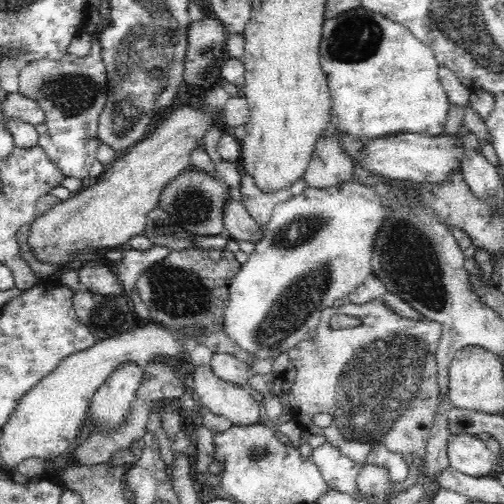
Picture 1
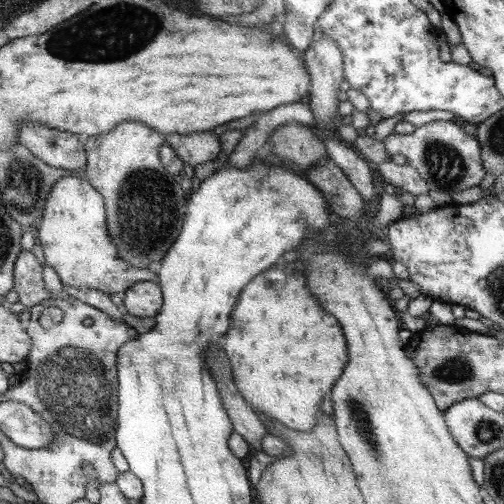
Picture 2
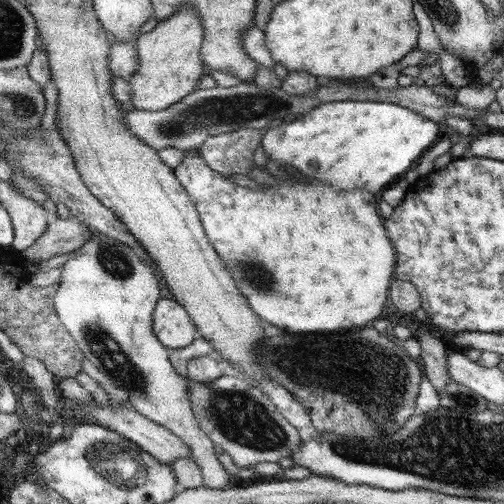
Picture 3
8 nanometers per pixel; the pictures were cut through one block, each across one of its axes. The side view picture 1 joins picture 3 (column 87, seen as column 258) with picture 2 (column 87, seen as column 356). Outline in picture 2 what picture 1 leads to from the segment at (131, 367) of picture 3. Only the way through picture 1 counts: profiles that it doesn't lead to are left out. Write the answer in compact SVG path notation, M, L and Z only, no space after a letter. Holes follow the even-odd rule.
M65 176L55 182L37 228L45 266L51 266L55 270L61 284L79 290L101 290L105 294L119 294L129 290L129 286L137 282L157 284L157 276L153 270L133 268L133 264L125 264L117 258L117 250L109 240L105 220L105 198L87 180L79 180L79 176Z

